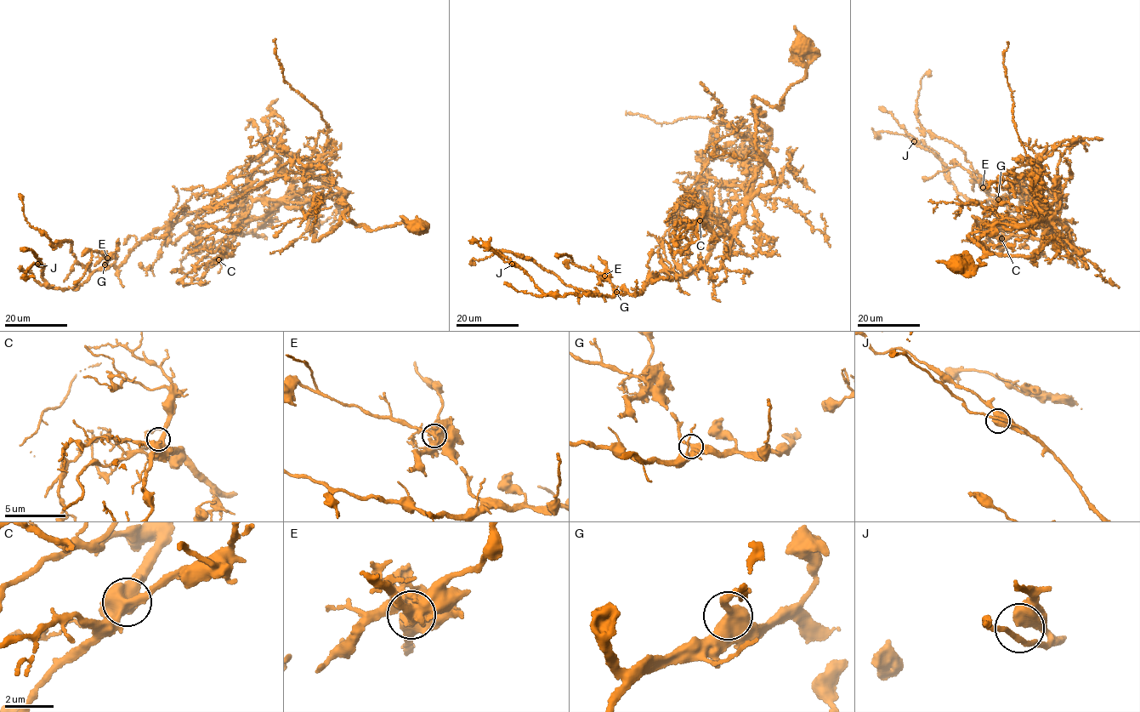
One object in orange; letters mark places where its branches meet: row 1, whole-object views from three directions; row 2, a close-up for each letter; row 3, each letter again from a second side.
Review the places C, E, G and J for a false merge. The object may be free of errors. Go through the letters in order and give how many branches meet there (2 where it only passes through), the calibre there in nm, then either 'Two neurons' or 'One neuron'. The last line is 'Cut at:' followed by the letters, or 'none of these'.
C: Branches: 2. Thickness 480 nm. One neuron
E: Branches: 2. Thickness 650 nm. One neuron
G: Branches: 2. Thickness 480 nm. One neuron
J: Branches: 2. Thickness 440 nm. One neuron
Cut at: none of these

